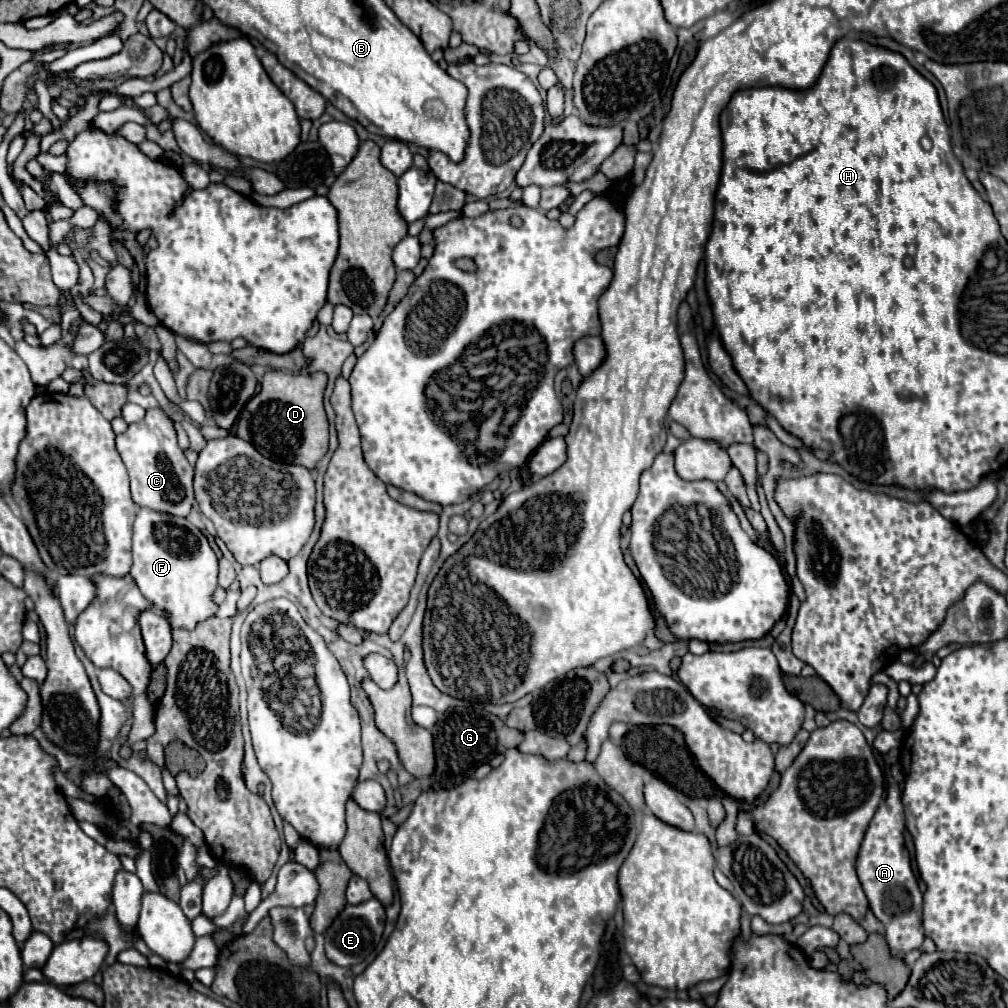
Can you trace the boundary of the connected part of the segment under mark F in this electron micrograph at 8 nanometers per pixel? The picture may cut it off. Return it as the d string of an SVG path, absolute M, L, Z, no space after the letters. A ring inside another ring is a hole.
M140 508L134 522L132 554L134 564L130 576L158 612L170 612L172 626L192 630L198 622L214 616L218 606L212 602L212 594L218 588L218 558L206 536L192 522L166 512Z

